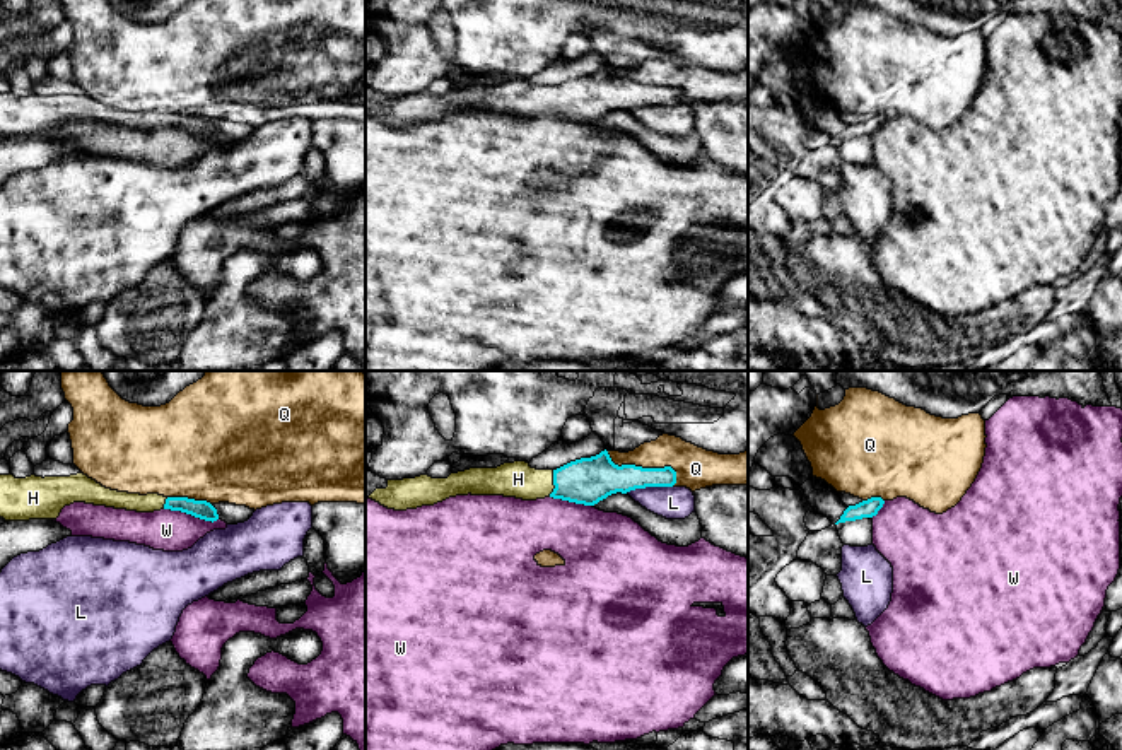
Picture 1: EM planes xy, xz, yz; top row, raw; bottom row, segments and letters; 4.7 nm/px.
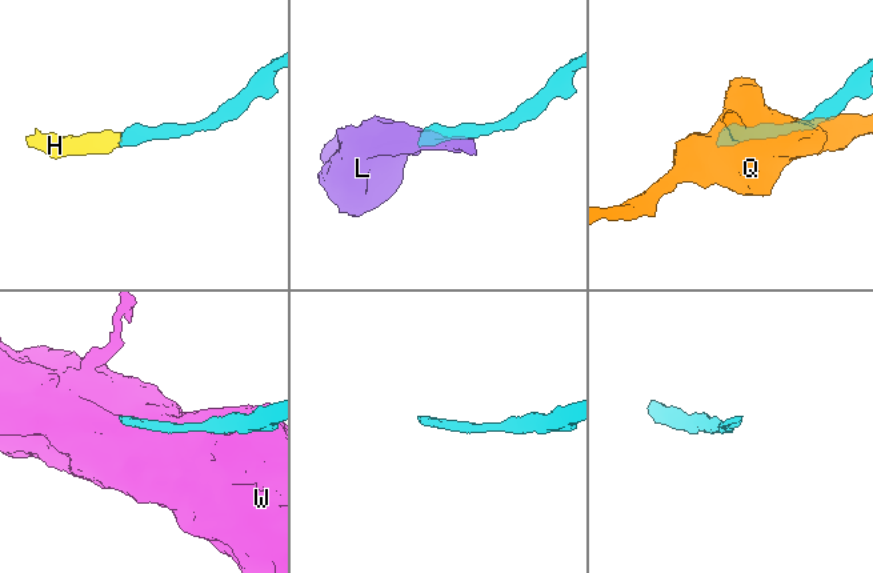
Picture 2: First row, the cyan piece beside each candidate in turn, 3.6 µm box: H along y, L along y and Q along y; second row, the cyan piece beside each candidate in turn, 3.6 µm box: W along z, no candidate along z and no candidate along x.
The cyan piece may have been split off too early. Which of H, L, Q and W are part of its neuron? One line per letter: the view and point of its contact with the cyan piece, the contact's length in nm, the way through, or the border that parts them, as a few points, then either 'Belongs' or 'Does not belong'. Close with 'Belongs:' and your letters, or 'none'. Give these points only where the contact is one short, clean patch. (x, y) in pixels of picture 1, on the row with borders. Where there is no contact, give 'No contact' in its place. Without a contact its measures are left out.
H: Touches cyan at xz (554, 484). Shared border 130 nm. Path across: xz (588, 480), (554, 484), (526, 484), (518, 479). Belongs
L: Touches cyan at xz (648, 486). Shared border 220 nm. Boundary: xz (672, 486), (646, 486), (625, 492). Does not belong
Q: Touches cyan at xz (644, 468). Shared border 360 nm. Does not belong
W: Touches cyan at xy (192, 515). Shared border 260 nm. Boundary: xy (164, 508), (212, 521), (217, 520). Does not belong
Belongs: H

